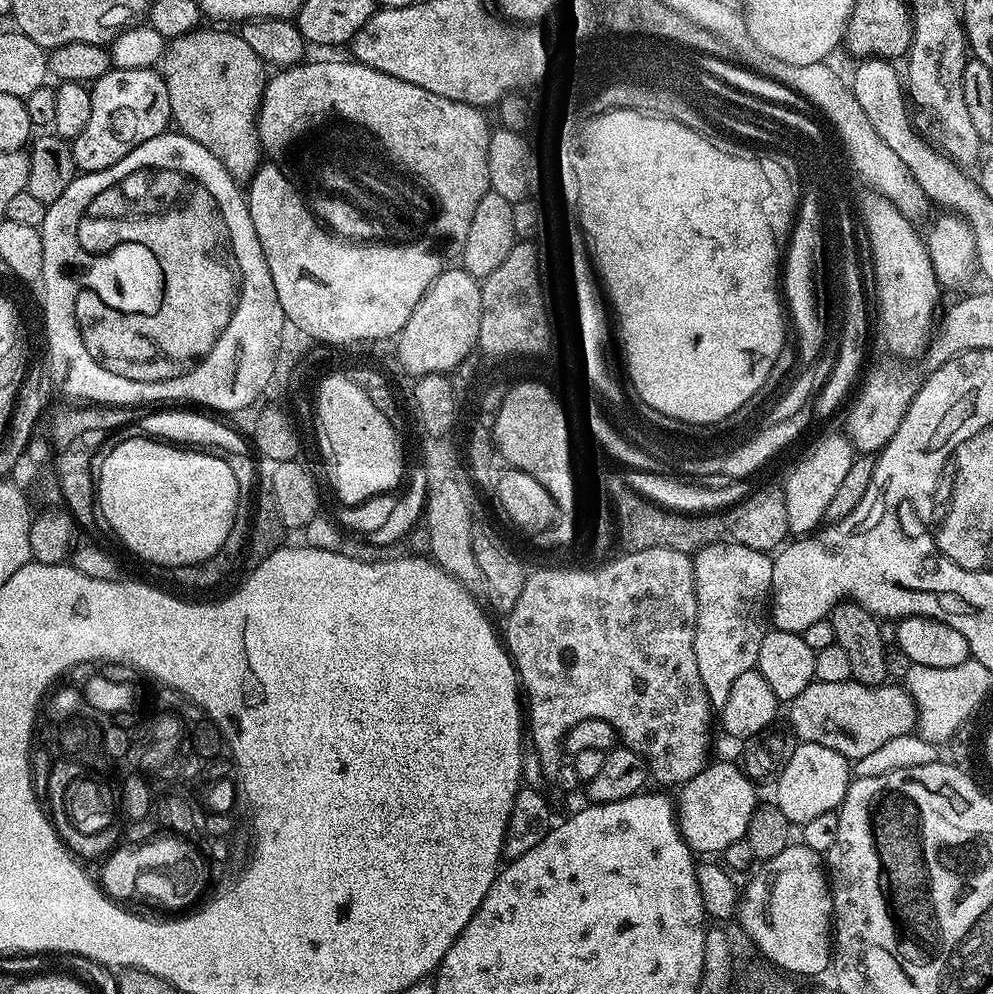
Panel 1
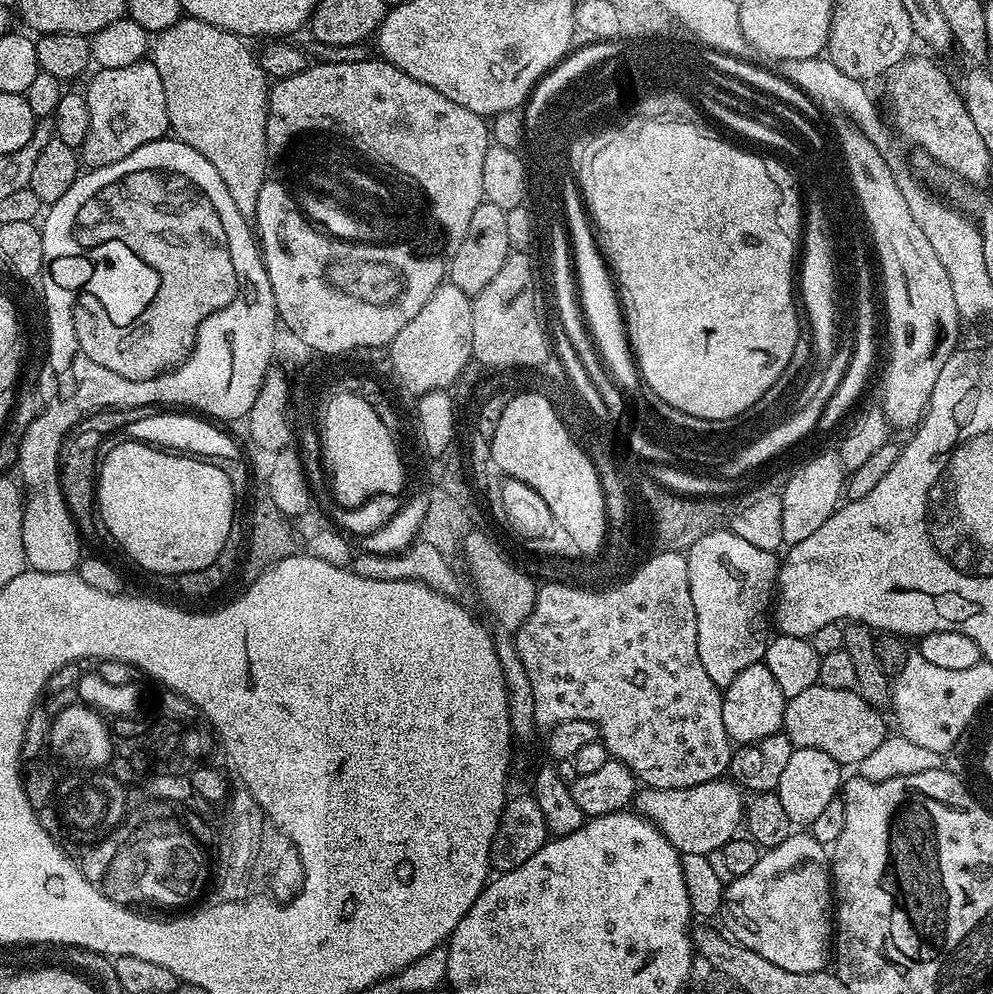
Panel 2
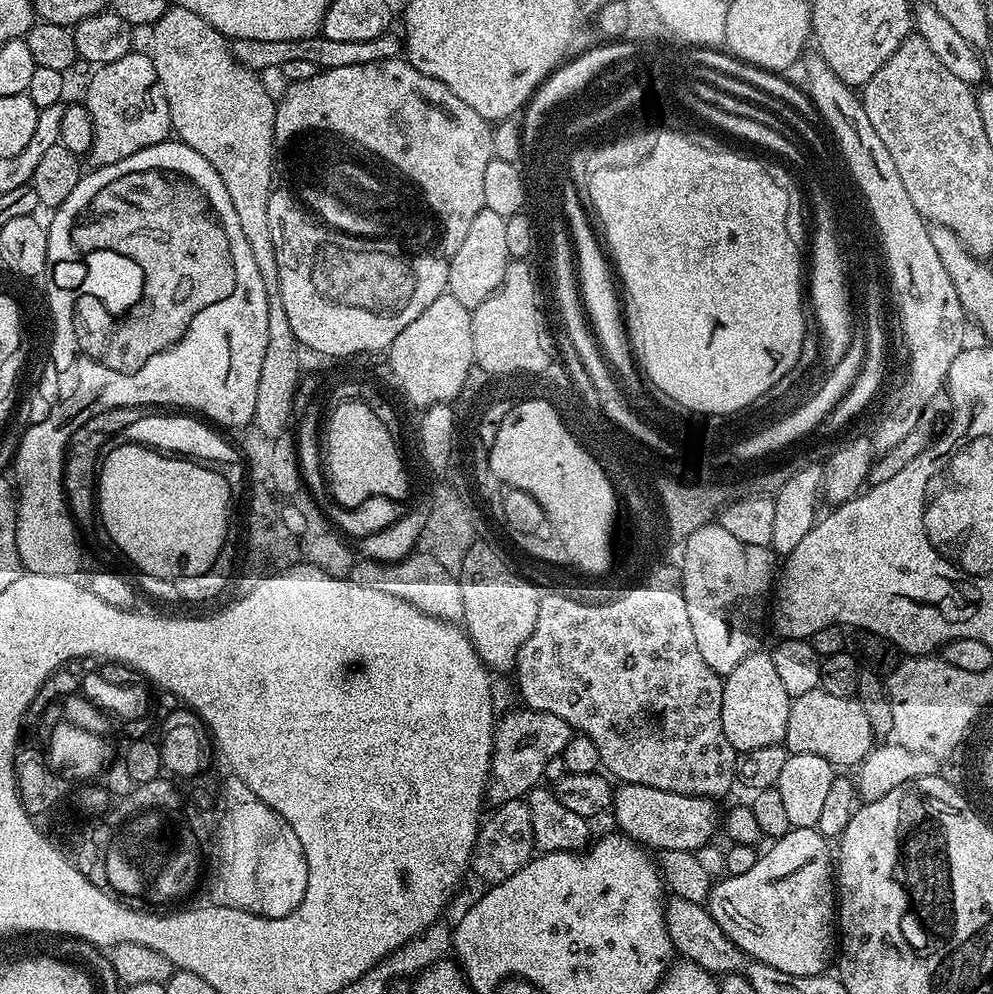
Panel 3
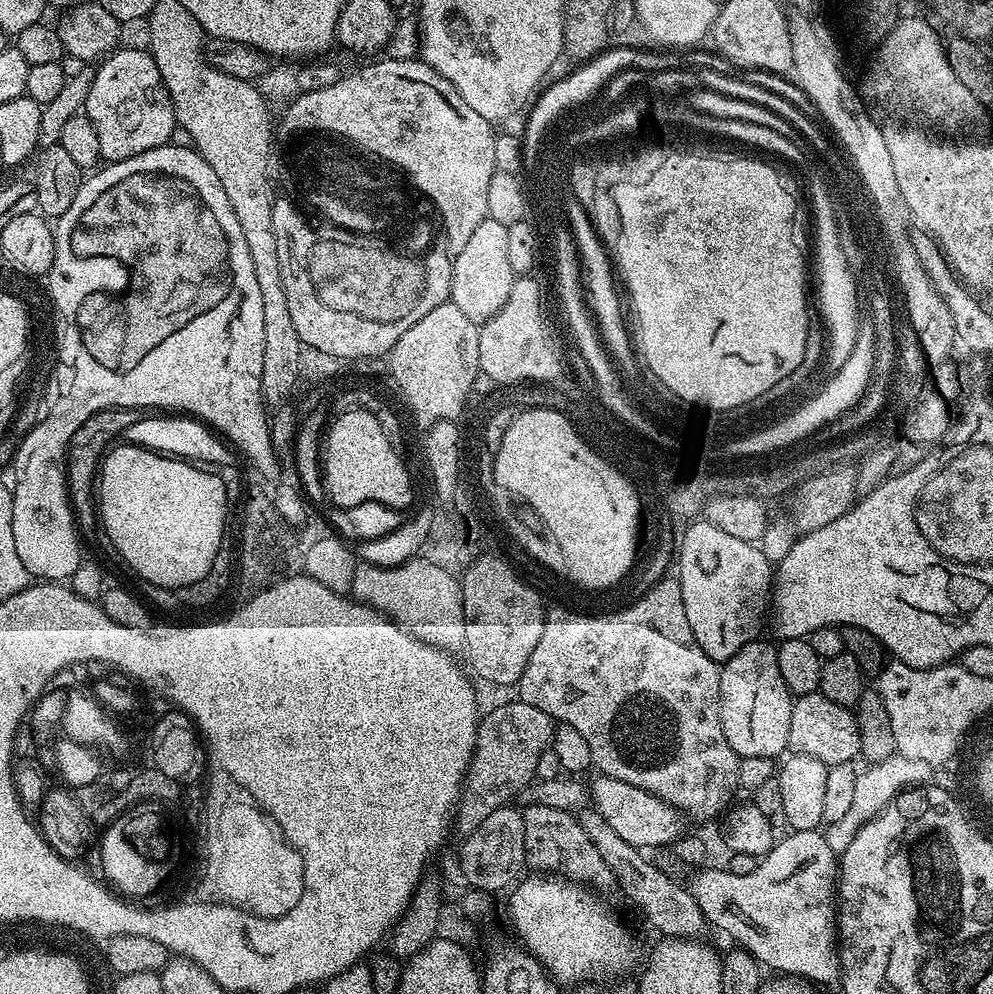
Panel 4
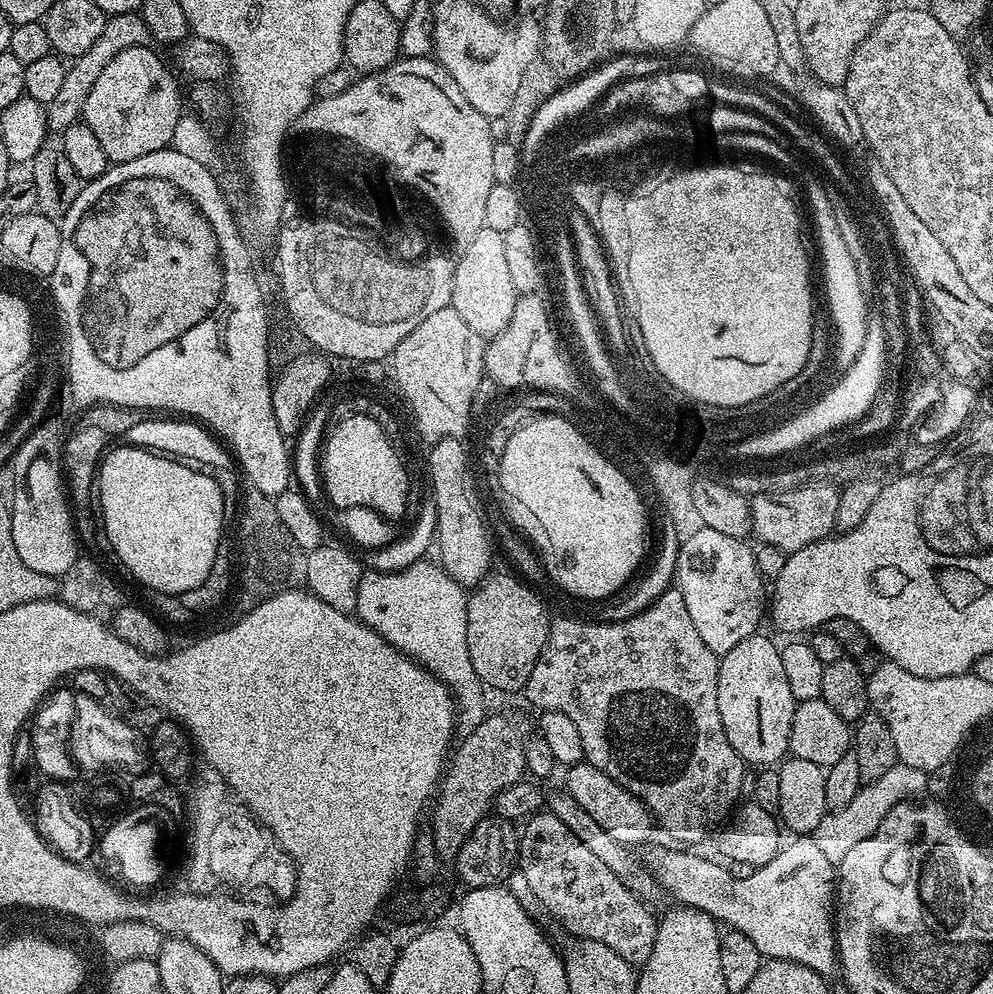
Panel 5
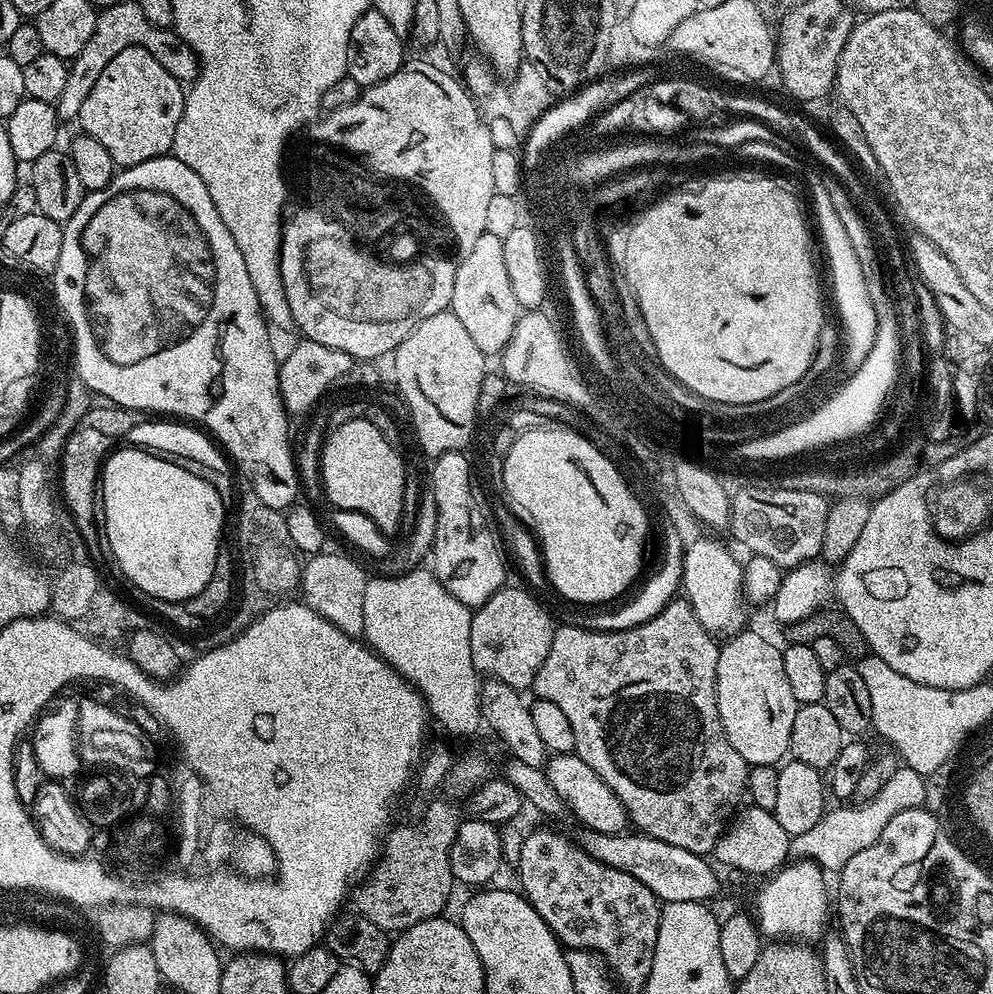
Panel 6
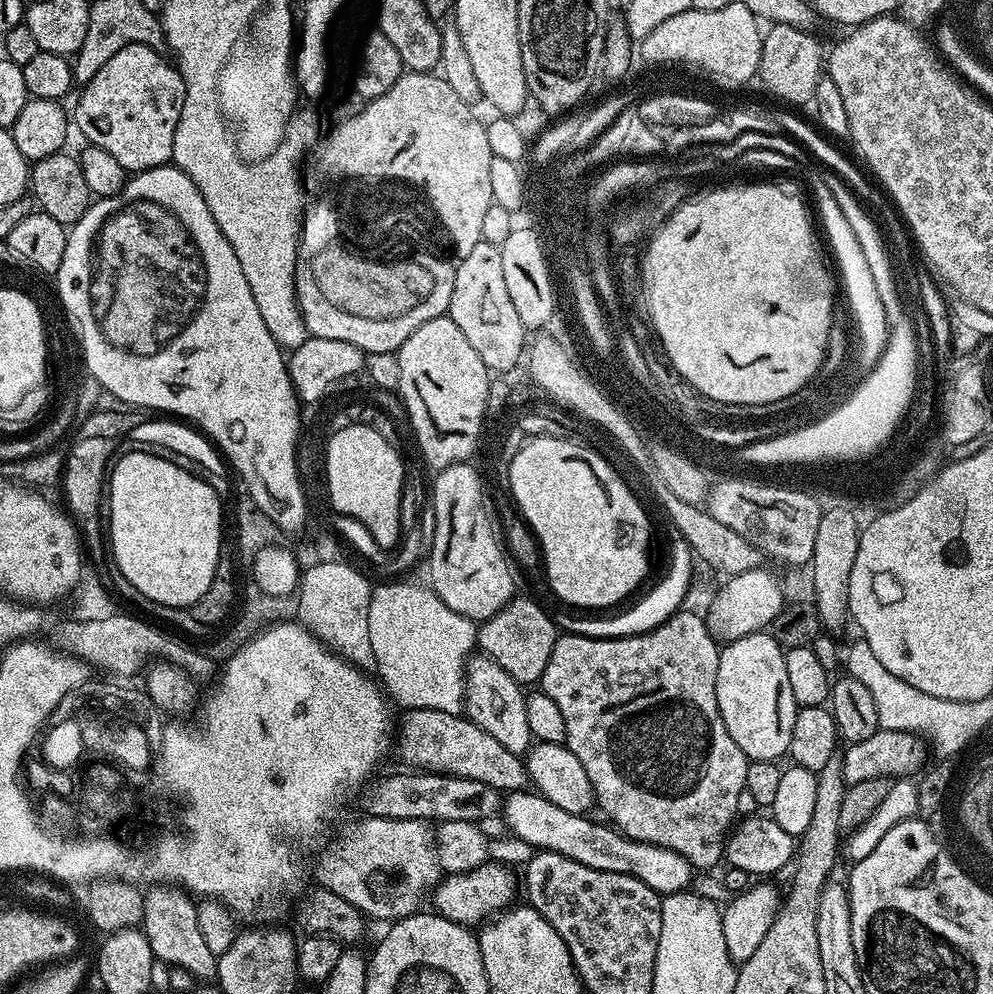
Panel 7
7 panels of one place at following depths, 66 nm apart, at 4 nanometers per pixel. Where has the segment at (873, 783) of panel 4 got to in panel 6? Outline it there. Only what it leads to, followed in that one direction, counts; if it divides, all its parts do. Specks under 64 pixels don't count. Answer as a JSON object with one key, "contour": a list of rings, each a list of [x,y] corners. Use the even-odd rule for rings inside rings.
{"contour":[[[906,766],[897,767],[886,786],[874,794],[874,798],[863,802],[853,803],[851,806],[836,806],[833,810],[825,811],[814,826],[814,830],[806,830],[806,834],[793,836],[788,841],[788,855],[792,858],[807,858],[815,860],[825,873],[836,874],[841,868],[858,854],[858,850],[866,850],[866,846],[874,846],[878,842],[878,834],[886,830],[890,818],[902,814],[902,810],[914,810],[925,807],[926,804],[926,779]]]}

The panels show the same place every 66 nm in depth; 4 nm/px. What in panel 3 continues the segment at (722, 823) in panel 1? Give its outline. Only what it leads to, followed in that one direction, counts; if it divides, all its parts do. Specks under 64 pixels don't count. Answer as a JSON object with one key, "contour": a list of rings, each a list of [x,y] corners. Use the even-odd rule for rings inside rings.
{"contour":[[[621,783],[615,789],[611,815],[616,815],[616,824],[621,833],[629,836],[631,840],[649,850],[682,850],[699,853],[699,848],[704,848],[712,840],[712,835],[718,832],[722,824],[722,812],[716,809],[717,801],[707,796],[687,796],[686,794],[674,794],[666,790],[658,790],[654,786],[642,786],[641,784]]]}

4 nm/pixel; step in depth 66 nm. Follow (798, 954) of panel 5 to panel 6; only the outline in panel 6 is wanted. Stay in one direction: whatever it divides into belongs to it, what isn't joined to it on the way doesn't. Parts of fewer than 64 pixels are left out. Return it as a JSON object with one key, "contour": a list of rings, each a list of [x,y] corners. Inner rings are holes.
{"contour":[[[587,830],[581,831],[581,833],[581,836],[578,836],[578,843],[585,852],[614,870],[622,870],[626,874],[638,878],[638,882],[642,882],[642,886],[649,888],[656,895],[656,899],[664,904],[694,902],[695,900],[708,902],[711,901],[711,896],[719,890],[720,886],[722,887],[721,877],[718,872],[715,872],[717,869],[711,863],[708,865],[709,861],[705,857],[694,854],[690,850],[682,850],[682,846],[670,846],[670,842],[662,842],[658,838],[650,838],[643,834],[628,836],[629,834],[624,832],[602,834],[601,832],[589,832]],[[796,858],[785,863],[784,867],[771,873],[763,881],[760,893],[756,896],[756,912],[754,919],[761,937],[772,942],[812,942],[819,941],[825,935],[828,924],[828,908],[830,912],[830,888],[826,881],[826,873],[815,860]]]}

